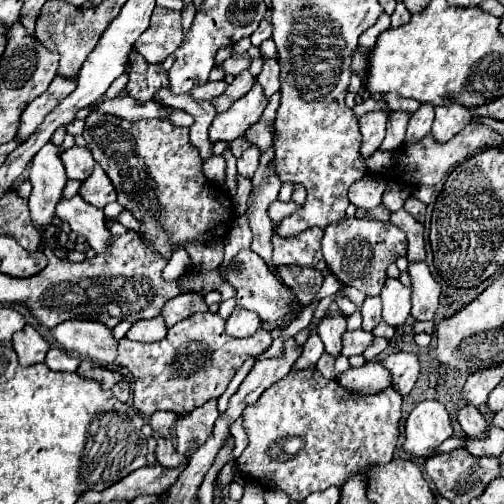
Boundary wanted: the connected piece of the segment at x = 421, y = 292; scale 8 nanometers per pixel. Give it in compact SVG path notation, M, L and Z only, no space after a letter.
M425 262L409 264L411 284L413 284L413 308L411 316L415 320L433 320L439 308L439 284L431 276Z

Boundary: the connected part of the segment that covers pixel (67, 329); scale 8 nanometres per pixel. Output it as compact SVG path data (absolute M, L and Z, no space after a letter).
M65 320L53 328L55 340L75 356L87 356L103 364L113 364L117 358L119 340L113 338L111 328L95 320Z

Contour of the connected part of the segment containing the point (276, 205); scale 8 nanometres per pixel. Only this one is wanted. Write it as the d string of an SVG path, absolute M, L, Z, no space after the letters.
M275 200L271 206L269 206L269 218L271 222L281 222L285 216L289 216L289 212L295 212L297 206L293 202L279 202Z

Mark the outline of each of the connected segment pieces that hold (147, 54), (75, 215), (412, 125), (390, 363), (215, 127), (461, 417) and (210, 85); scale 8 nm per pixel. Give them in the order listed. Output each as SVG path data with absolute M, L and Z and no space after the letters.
M155 6L151 26L135 42L135 50L151 64L163 64L183 42L181 12Z
M81 196L63 198L57 204L59 220L67 222L75 234L81 234L91 248L99 254L105 252L109 242L109 230L105 228L105 216L101 208L93 208L81 200Z
M425 102L419 106L419 110L411 116L409 120L409 126L407 126L407 136L405 140L407 142L417 142L421 140L421 136L425 136L429 130L431 130L431 124L433 124L433 104Z
M395 352L385 356L383 366L391 372L391 386L401 394L409 394L417 376L419 376L419 360L415 354L407 352Z
M255 84L241 100L233 102L233 106L227 112L215 116L209 128L209 140L233 142L235 138L241 138L253 124L259 122L265 106L267 98L263 96L261 86Z
M457 402L457 420L467 436L485 436L487 420L475 406L467 402Z
M221 80L221 82L207 82L195 90L191 90L191 96L197 98L197 100L213 100L217 96L221 96L227 88L227 82Z

